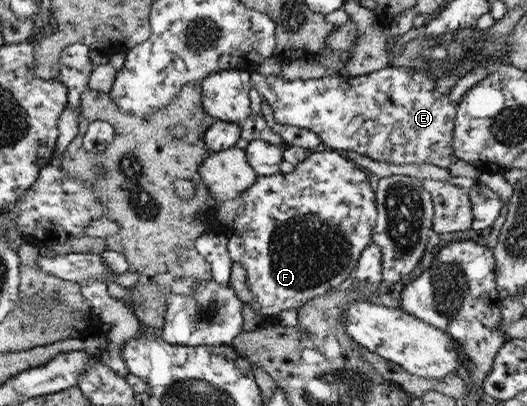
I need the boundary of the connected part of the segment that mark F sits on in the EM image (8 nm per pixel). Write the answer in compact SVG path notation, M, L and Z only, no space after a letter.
M325 150L321 152L312 152L307 159L303 160L289 173L277 173L271 176L257 176L256 182L252 184L248 190L242 192L240 197L243 199L243 207L239 209L239 215L234 221L232 228L227 231L228 234L228 251L233 261L244 264L246 272L248 273L249 290L255 296L255 307L258 314L260 314L265 322L276 320L283 310L296 310L305 306L305 302L310 302L319 296L323 296L339 286L349 272L355 268L357 260L360 260L365 248L367 248L373 240L373 226L375 224L375 216L378 215L375 208L375 197L373 190L369 186L367 174L365 171L359 170L359 166L353 166L349 160L345 160L341 154L335 150Z

